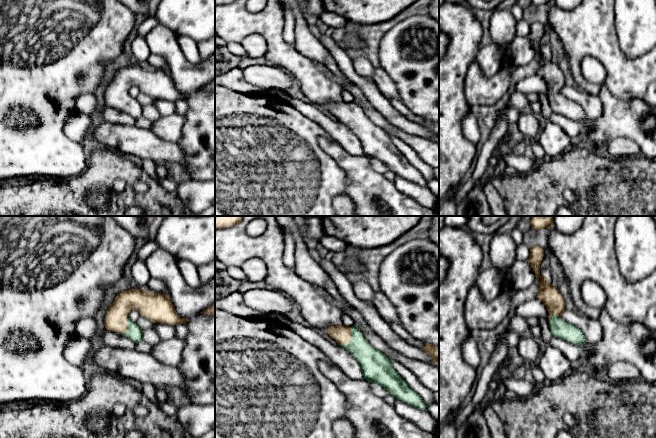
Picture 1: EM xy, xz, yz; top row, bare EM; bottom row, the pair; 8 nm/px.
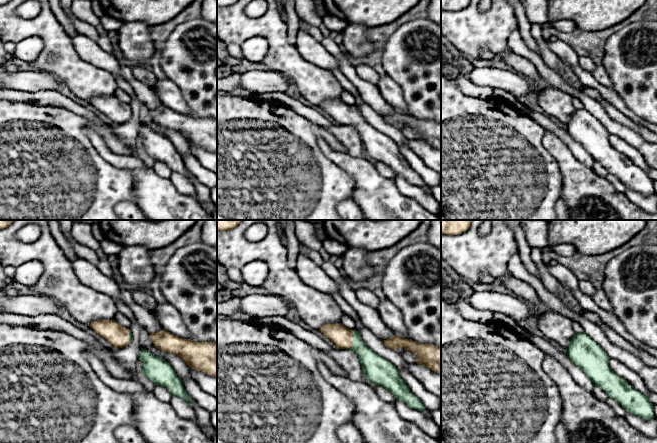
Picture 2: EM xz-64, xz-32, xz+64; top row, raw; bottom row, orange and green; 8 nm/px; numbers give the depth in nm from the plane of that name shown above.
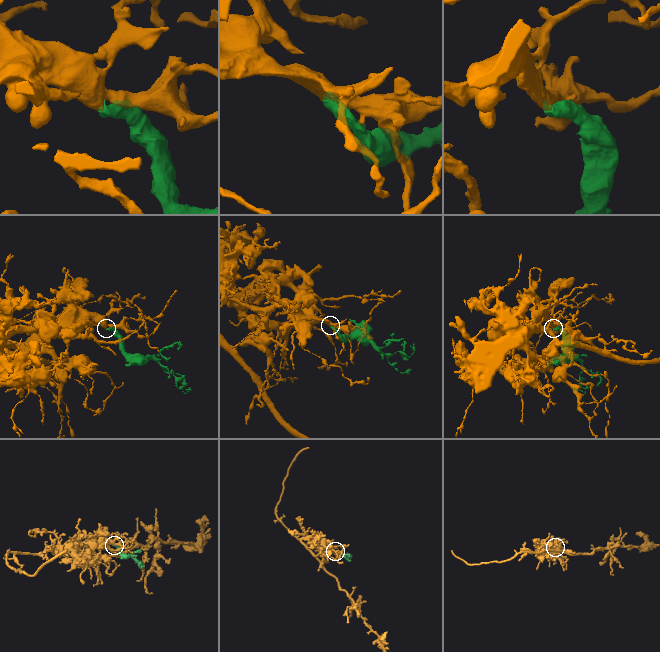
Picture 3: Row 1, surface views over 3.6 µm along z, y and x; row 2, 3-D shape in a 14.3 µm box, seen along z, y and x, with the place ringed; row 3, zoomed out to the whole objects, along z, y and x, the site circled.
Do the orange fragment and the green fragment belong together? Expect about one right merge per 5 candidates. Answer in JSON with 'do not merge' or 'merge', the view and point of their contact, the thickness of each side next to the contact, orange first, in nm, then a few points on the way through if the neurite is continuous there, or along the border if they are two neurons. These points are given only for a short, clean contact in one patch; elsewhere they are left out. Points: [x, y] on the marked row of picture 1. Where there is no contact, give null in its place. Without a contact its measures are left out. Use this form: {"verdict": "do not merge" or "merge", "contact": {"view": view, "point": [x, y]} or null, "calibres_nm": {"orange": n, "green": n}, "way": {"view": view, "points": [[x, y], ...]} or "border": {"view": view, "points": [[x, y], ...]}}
{"verdict": "merge", "contact": {"view": "xz", "point": [350, 339]}, "calibres_nm": {"orange": 140, "green": 200}}

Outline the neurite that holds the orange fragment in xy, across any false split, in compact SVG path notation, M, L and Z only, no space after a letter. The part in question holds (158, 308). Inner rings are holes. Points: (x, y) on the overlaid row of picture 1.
M132 289L119 293L106 311L104 326L137 343L143 340L143 330L133 322L128 314L137 310L154 323L168 325L186 324L189 320L181 318L166 294L152 293L143 289Z

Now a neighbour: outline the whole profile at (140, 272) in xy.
M136 260L134 262L132 265L132 275L139 289L145 290L151 275L144 260Z

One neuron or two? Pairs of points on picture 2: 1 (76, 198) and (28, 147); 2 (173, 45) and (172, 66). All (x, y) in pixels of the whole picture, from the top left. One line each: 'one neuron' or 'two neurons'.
1: one neuron
2: one neuron

